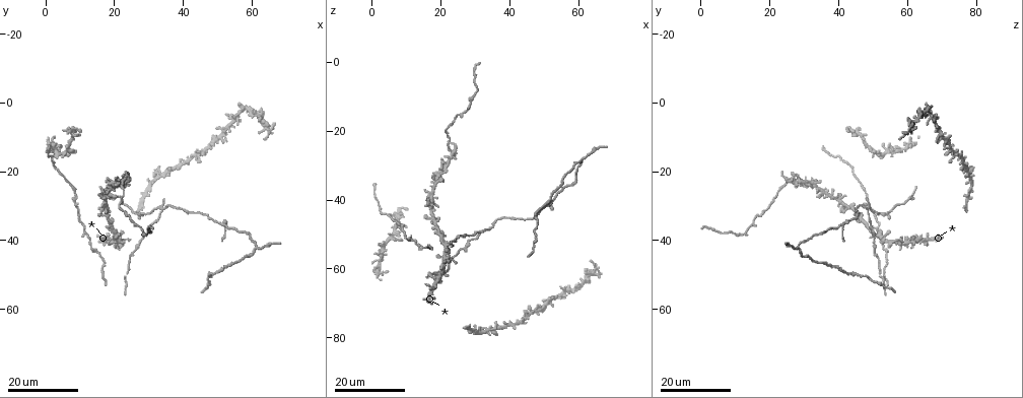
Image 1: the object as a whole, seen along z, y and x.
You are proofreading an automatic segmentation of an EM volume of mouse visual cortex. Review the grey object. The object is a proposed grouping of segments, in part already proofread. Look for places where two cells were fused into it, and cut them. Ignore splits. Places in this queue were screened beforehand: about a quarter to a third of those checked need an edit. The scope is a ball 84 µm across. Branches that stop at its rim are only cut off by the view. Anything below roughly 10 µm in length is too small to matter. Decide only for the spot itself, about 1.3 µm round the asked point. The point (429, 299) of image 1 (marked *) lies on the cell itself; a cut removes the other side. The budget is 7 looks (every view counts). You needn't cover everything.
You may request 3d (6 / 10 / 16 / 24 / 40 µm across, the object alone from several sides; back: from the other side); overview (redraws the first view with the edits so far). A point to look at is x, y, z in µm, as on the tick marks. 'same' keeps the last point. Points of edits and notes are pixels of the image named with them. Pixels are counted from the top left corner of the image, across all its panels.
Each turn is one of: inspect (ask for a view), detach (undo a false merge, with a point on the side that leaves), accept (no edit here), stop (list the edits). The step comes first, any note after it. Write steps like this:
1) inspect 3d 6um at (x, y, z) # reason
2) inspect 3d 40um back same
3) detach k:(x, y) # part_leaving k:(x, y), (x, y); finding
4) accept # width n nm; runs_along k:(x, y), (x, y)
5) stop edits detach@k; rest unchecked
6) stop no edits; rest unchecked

inspect 3d 16um at (34.5, 30.0, 48.0) # four arms meet

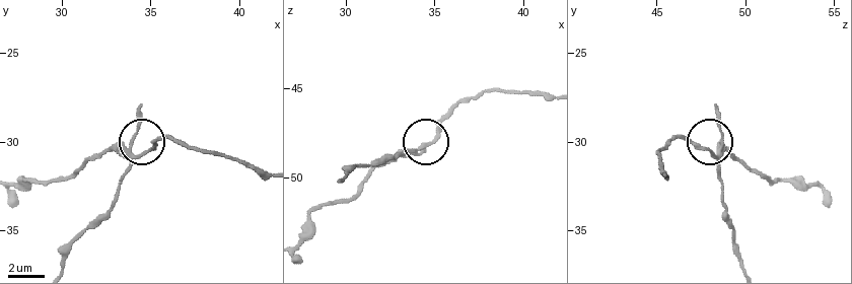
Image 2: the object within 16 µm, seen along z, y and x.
inspect 3d 10um at (34.2, 30.8, 48.4)

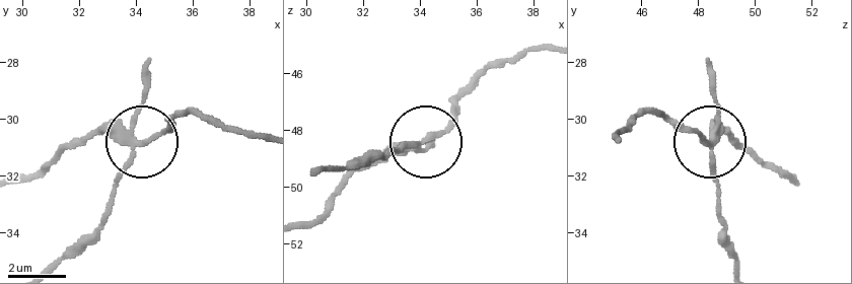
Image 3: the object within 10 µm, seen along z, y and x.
detach 3:(164, 130) # arms 4; part_leaving 3:(129, 139), (155, 137), (185, 115), (265, 139); two cells meet here

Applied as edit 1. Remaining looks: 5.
inspect 3d 24um at (20.0, 41.0, 56.5) # thin arm on a thick one

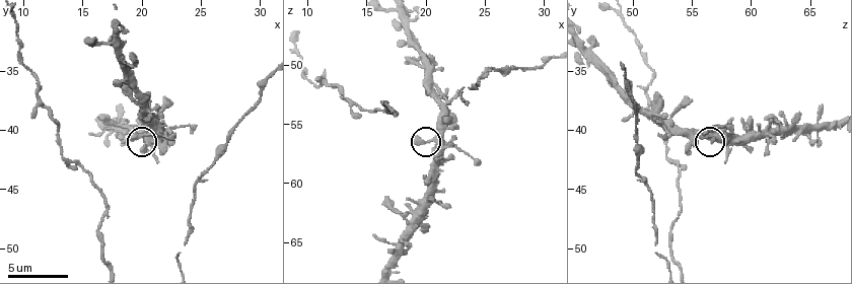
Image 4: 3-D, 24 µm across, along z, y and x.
inspect 3d 6um at (20.4, 40.4, 56.4)

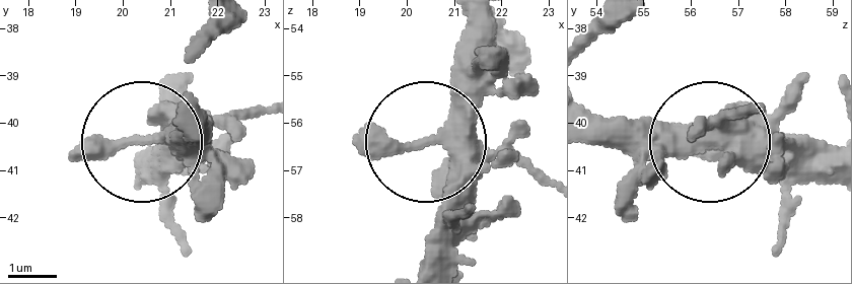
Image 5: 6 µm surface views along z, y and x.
accept # runs_along 5:(833, 144), (590, 144); continuous, no second cell

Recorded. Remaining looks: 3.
inspect 3d 24um at (5.5, 15.0, 51.0) # four or more arms meet

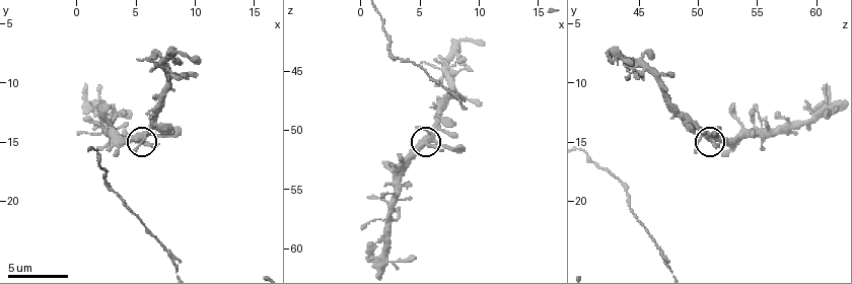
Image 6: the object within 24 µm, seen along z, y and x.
inspect 3d 6um at (5.8, 14.4, 51.0) # zoom in

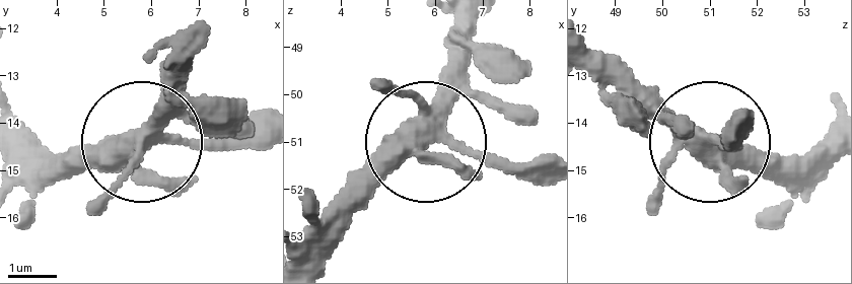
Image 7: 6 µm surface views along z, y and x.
accept # arms 5; all the same cell

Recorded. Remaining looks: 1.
stop edits detach@3; rest unchecked

